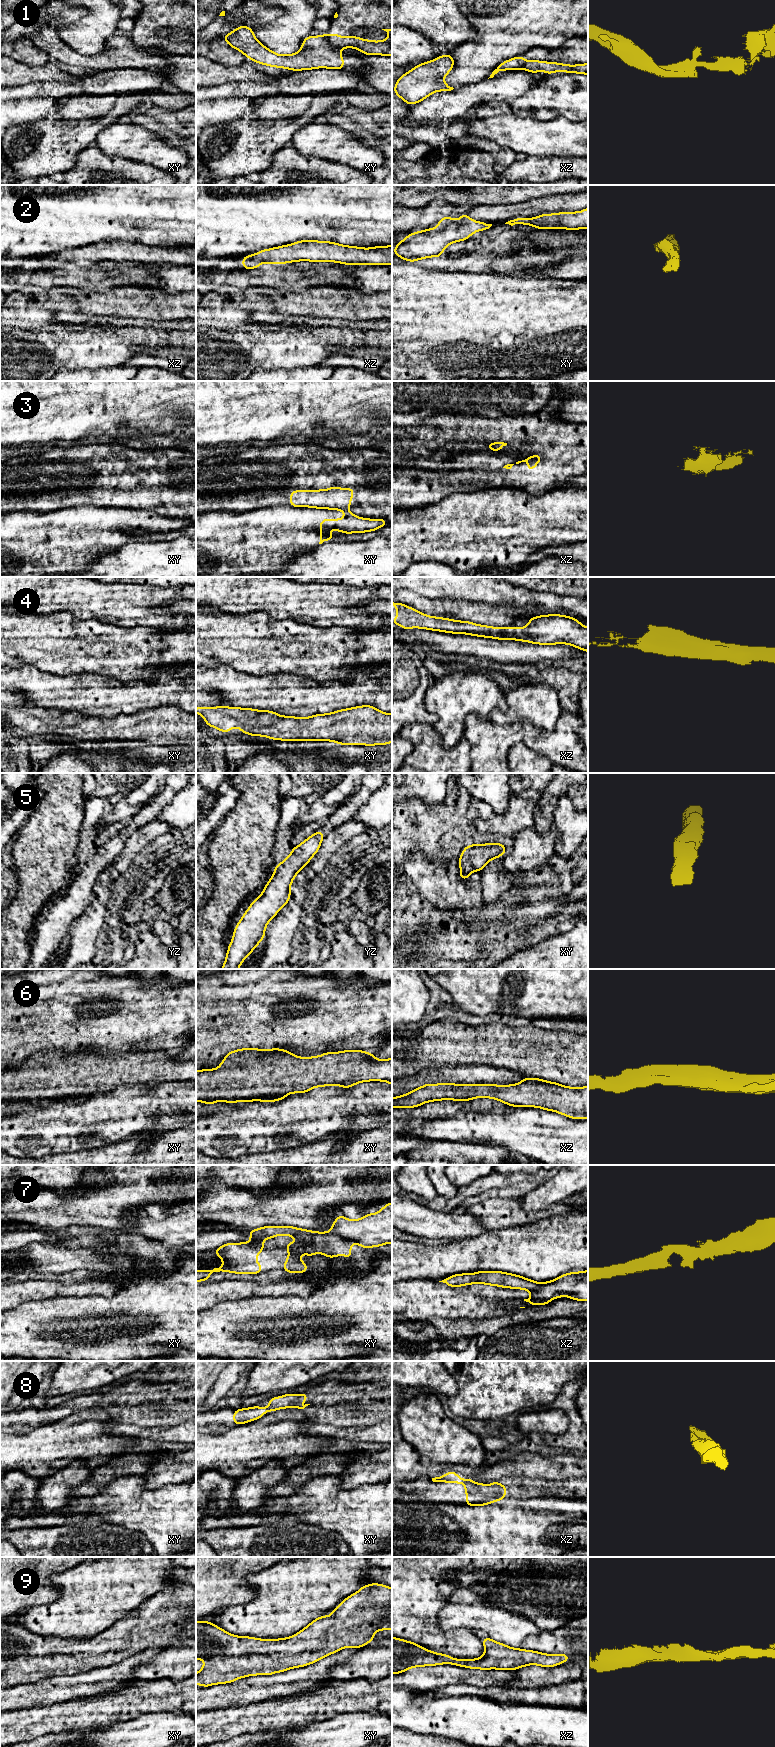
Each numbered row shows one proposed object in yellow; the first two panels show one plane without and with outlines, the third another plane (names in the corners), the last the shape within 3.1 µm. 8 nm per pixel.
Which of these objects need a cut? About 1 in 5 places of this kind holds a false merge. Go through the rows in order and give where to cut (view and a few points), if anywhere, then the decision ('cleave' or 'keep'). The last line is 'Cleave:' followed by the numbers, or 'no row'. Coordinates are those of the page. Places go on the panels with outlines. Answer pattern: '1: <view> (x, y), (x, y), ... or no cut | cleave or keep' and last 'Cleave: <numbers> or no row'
1: xy (326, 35), (333, 45), (340, 48) | cleave
2: no cut | keep
3: xy (346, 508), (342, 510) | cleave
4: no cut | keep
5: no cut | keep
6: no cut | keep
7: xy (329, 1232), (351, 1242) | cleave
8: no cut | keep
9: no cut | keep
Cleave: 1, 3, 7

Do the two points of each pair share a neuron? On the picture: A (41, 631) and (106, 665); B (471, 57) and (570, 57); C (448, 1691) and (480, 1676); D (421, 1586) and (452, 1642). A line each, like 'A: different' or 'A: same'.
A: same
B: different
C: different
D: same

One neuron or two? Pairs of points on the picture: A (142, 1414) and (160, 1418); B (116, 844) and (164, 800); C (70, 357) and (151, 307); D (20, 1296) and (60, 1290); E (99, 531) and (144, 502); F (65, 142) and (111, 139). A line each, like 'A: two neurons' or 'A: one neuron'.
A: one neuron
B: one neuron
C: two neurons
D: one neuron
E: two neurons
F: two neurons

